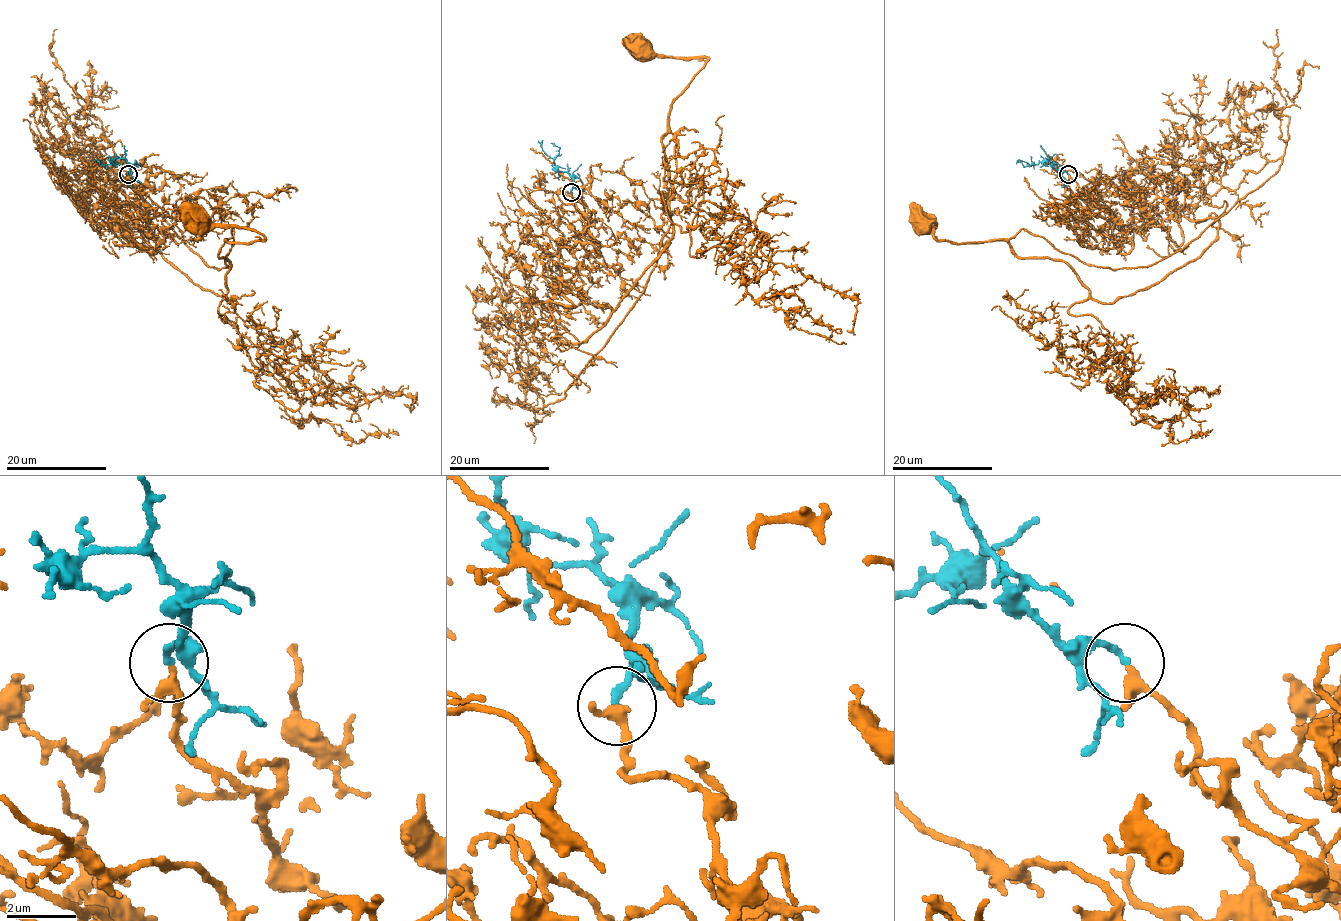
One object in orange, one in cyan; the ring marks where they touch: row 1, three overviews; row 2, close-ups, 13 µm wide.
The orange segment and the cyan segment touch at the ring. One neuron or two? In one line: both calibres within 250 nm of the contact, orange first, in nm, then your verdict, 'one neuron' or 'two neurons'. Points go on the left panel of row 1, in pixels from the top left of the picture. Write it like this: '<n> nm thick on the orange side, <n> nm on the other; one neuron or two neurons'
280 nm thick on the orange side, 200 nm on the other; one neuron

